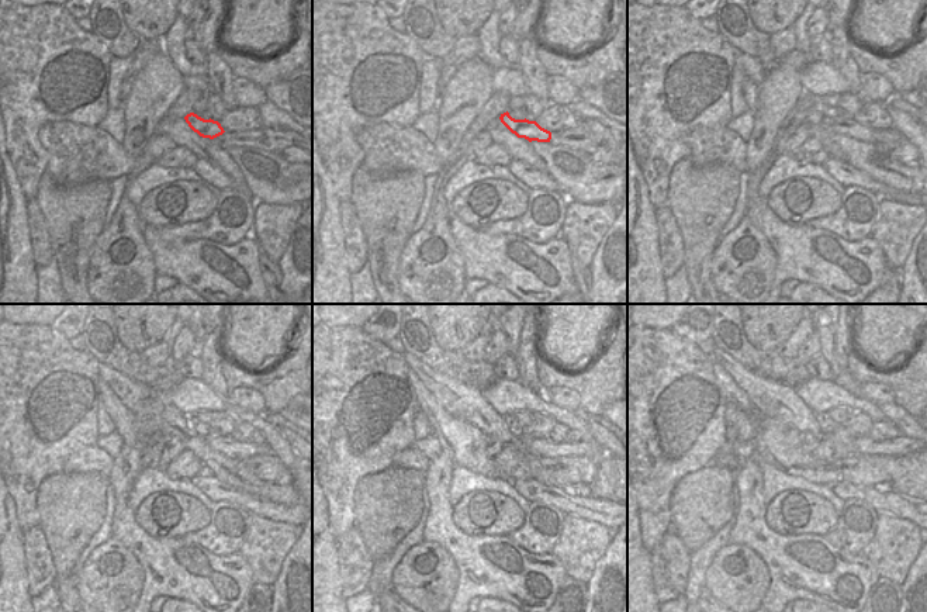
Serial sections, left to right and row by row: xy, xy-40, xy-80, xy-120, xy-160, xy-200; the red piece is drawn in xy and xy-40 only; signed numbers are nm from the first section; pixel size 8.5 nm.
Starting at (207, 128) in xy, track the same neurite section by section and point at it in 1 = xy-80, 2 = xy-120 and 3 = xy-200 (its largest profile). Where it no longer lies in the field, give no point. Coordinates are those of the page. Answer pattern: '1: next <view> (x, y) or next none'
1: next xy-80 (851, 128)
2: next xy-120 (228, 446)
3: next xy-200 (902, 445)

